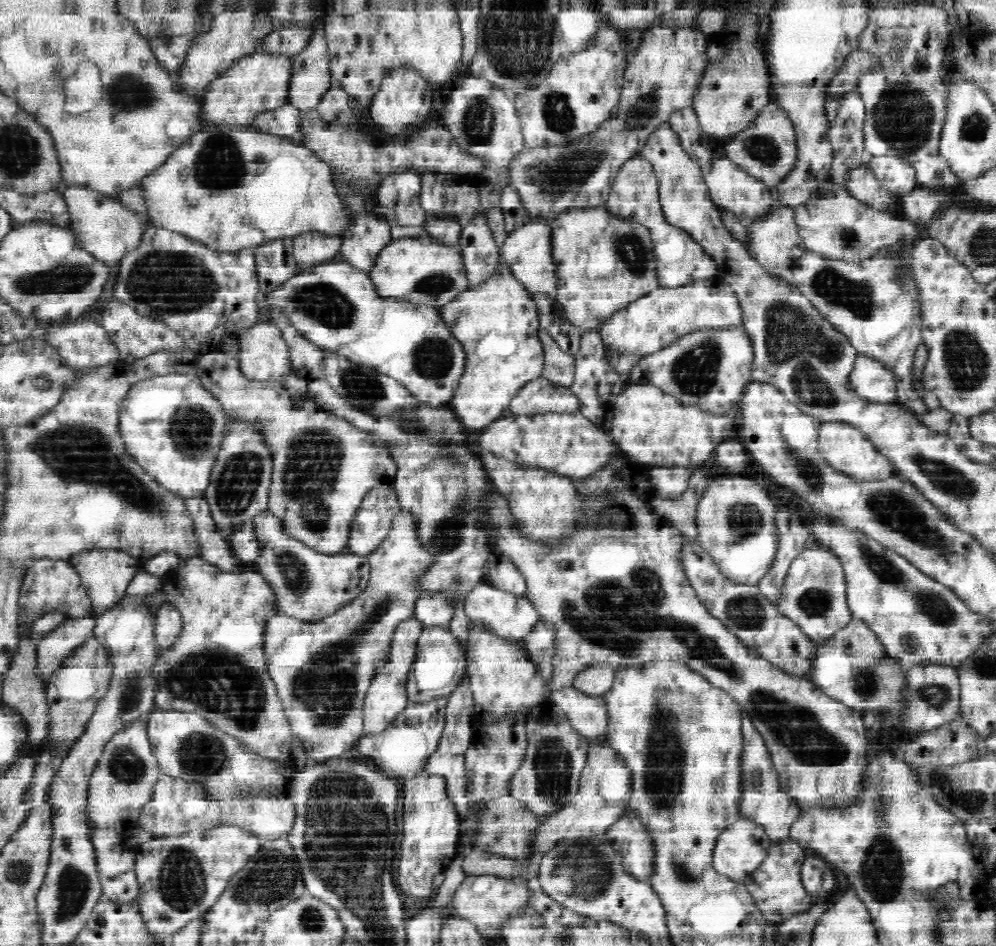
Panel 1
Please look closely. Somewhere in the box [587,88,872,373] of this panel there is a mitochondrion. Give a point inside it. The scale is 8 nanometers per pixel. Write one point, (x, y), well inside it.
(634, 256)

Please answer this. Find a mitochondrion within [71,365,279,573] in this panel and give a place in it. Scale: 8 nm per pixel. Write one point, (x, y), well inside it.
(239, 477)

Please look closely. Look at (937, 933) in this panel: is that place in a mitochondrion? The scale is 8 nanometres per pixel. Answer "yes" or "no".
no

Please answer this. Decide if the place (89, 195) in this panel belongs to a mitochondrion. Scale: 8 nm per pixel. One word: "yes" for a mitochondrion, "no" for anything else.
no

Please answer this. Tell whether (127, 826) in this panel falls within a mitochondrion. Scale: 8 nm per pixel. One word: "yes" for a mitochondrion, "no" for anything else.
no

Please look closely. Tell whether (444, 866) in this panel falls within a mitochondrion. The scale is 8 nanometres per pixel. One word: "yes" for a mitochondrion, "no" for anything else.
no

